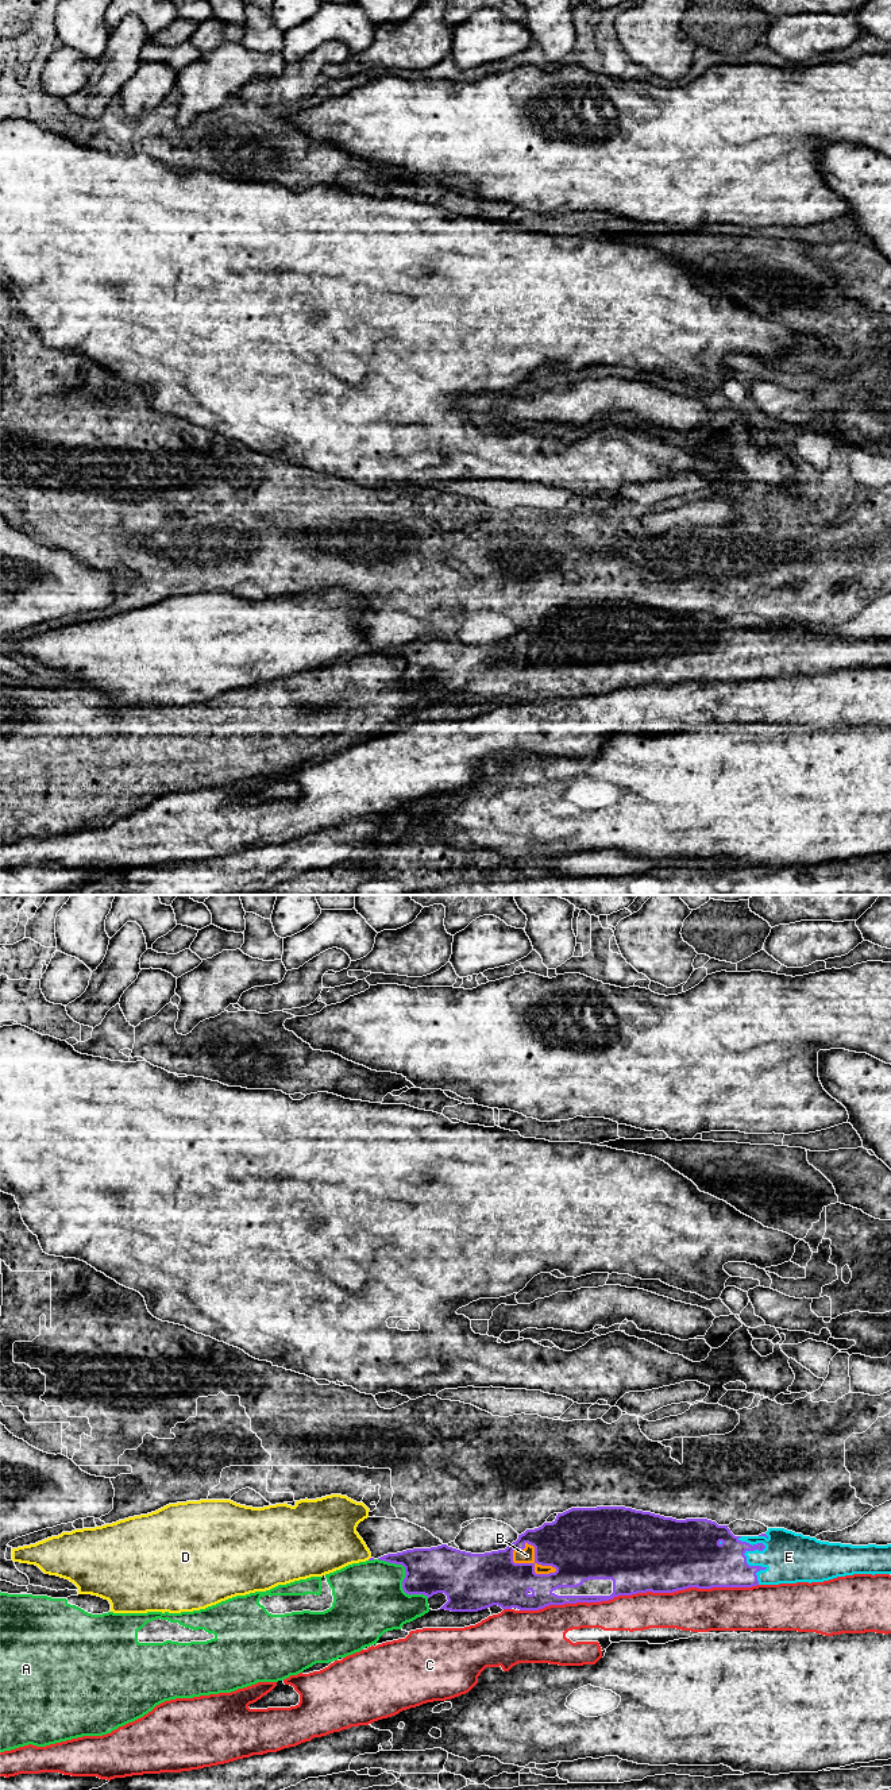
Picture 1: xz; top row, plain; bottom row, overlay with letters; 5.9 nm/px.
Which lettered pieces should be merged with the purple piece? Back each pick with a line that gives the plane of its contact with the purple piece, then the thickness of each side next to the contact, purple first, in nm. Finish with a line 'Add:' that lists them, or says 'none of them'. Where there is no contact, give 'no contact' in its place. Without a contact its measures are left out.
B: meets purple in xz; 320 nm thick on the purple side, 90 nm on the other
E: meets purple in xz; 280 nm thick on the purple side, 300 nm on the other
Add: B, E

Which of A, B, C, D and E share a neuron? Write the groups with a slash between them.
A / B E / C / D

